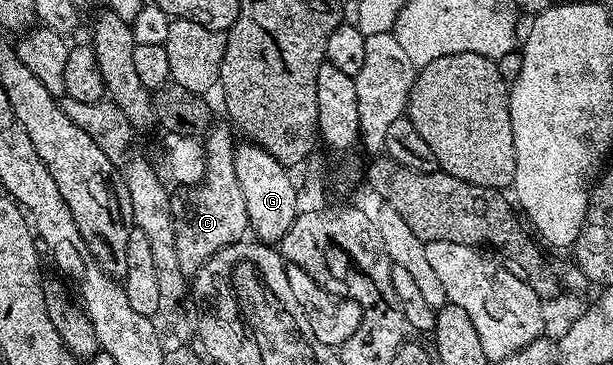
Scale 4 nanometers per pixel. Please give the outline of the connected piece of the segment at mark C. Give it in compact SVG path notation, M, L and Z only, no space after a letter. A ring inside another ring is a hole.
M214 126L204 136L206 171L201 181L178 190L171 198L175 249L179 253L179 265L187 273L196 273L219 249L242 242L249 231L247 201L243 201L243 189L239 189L235 178L234 132L225 127Z

